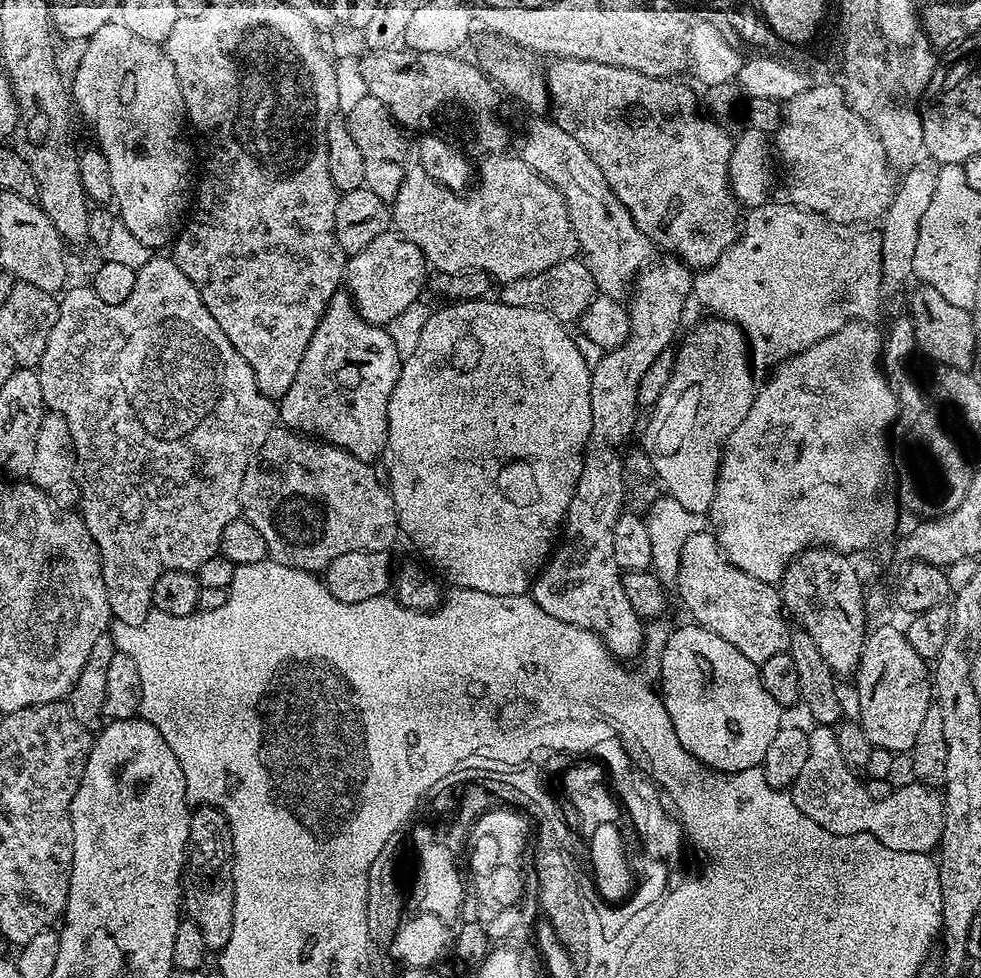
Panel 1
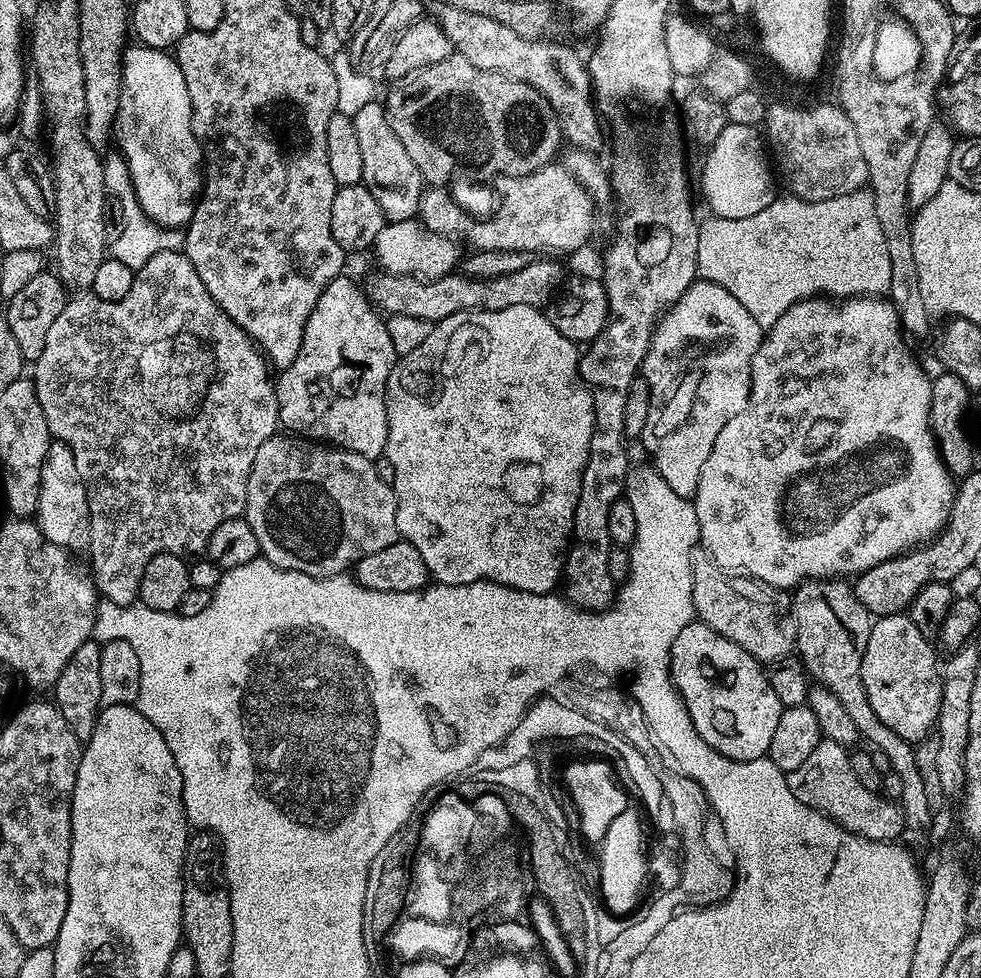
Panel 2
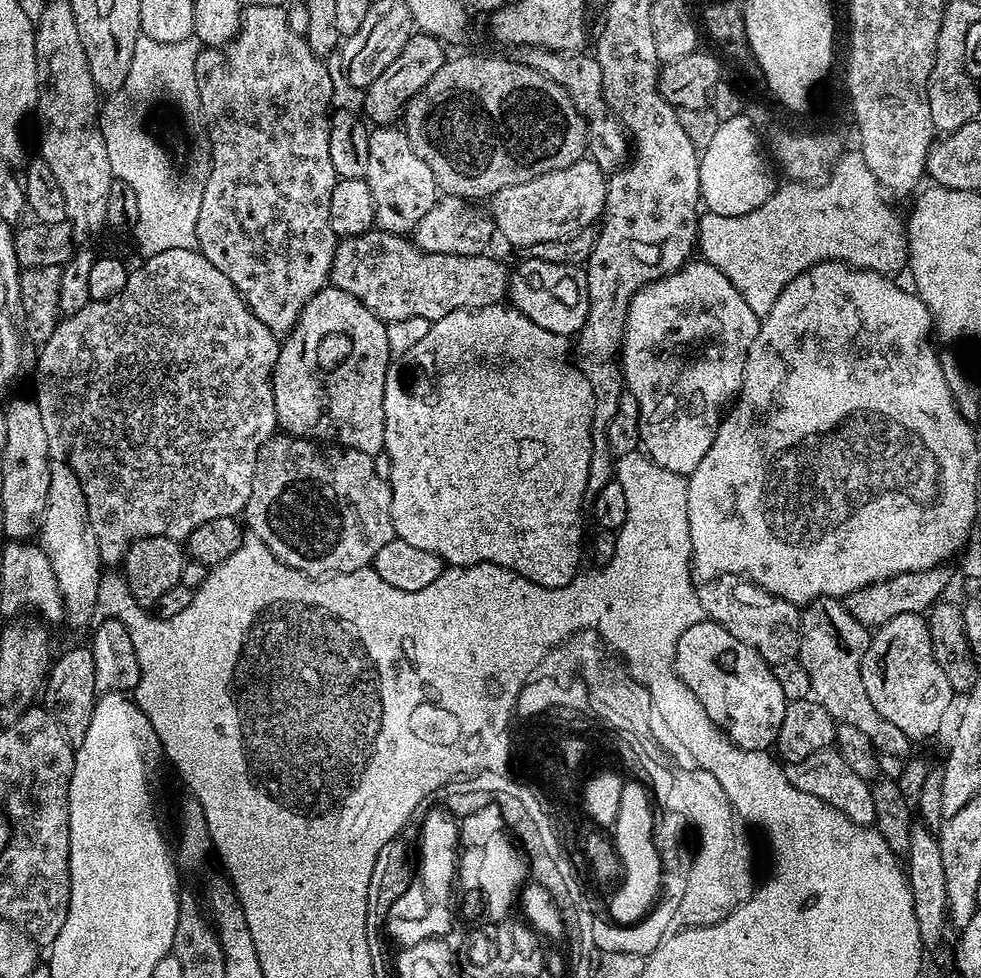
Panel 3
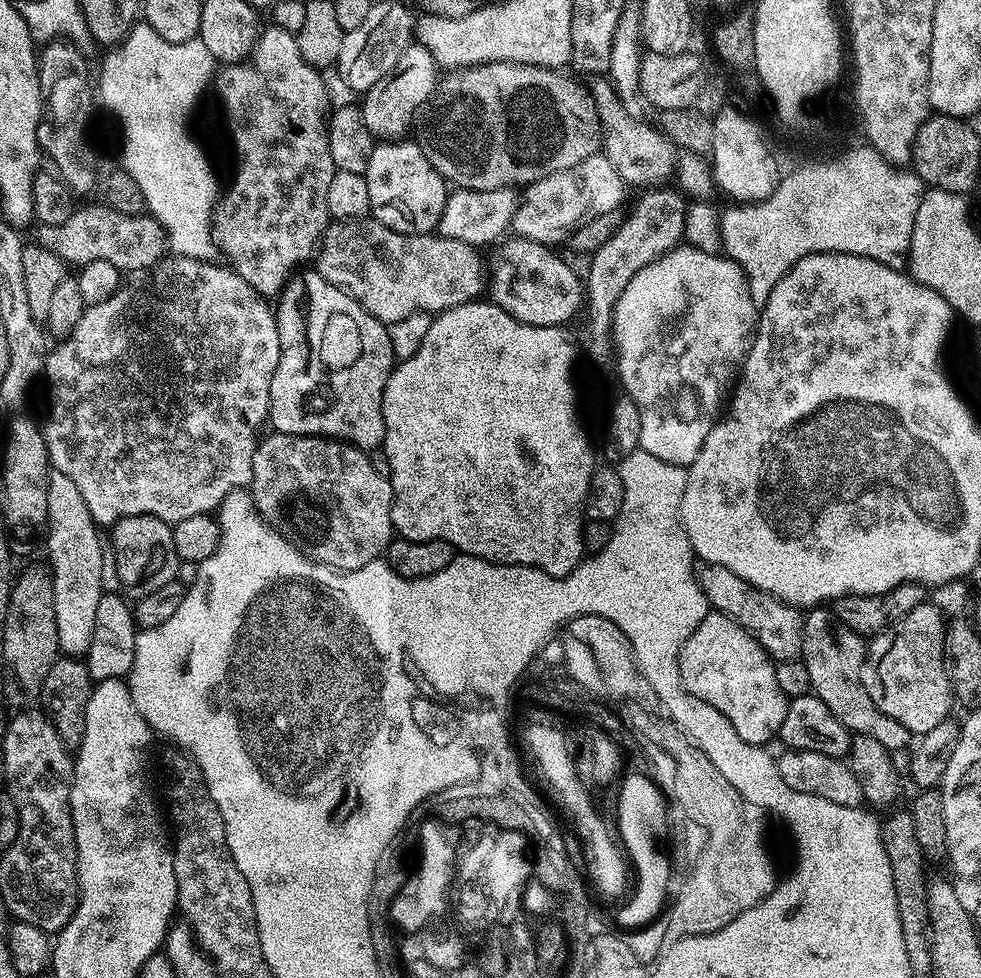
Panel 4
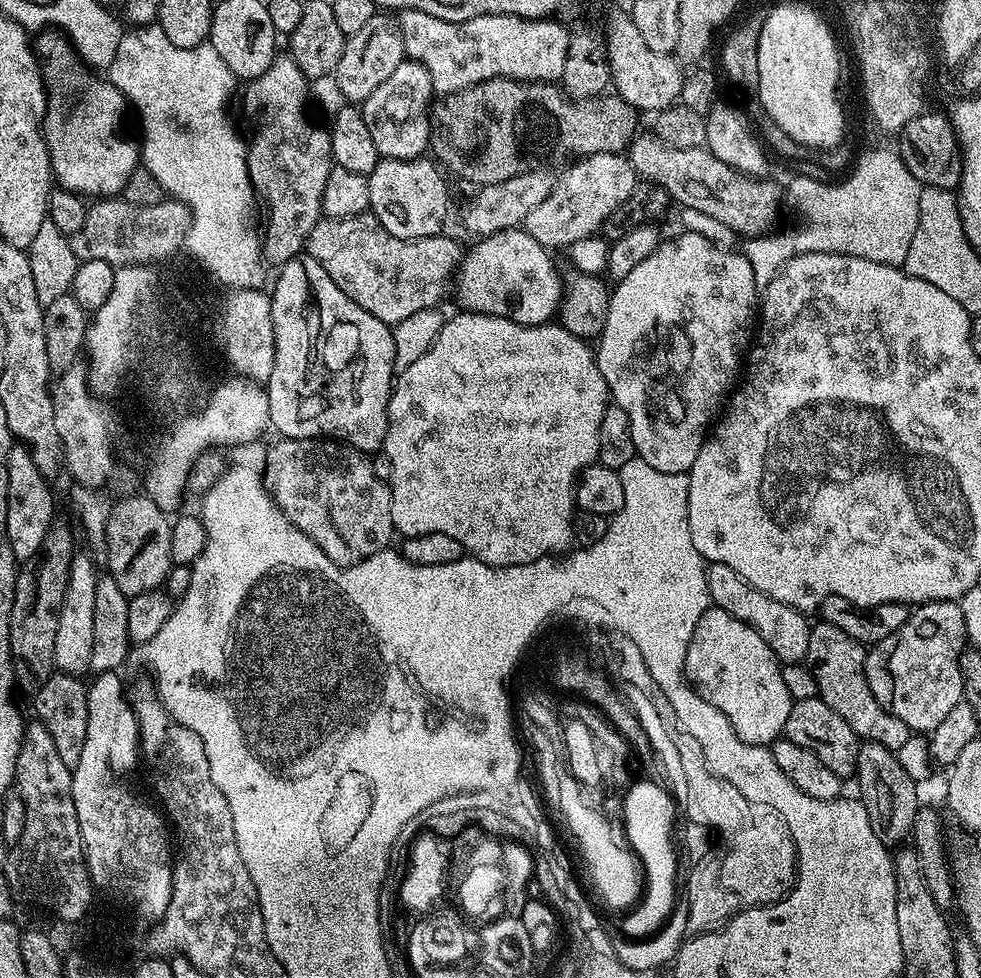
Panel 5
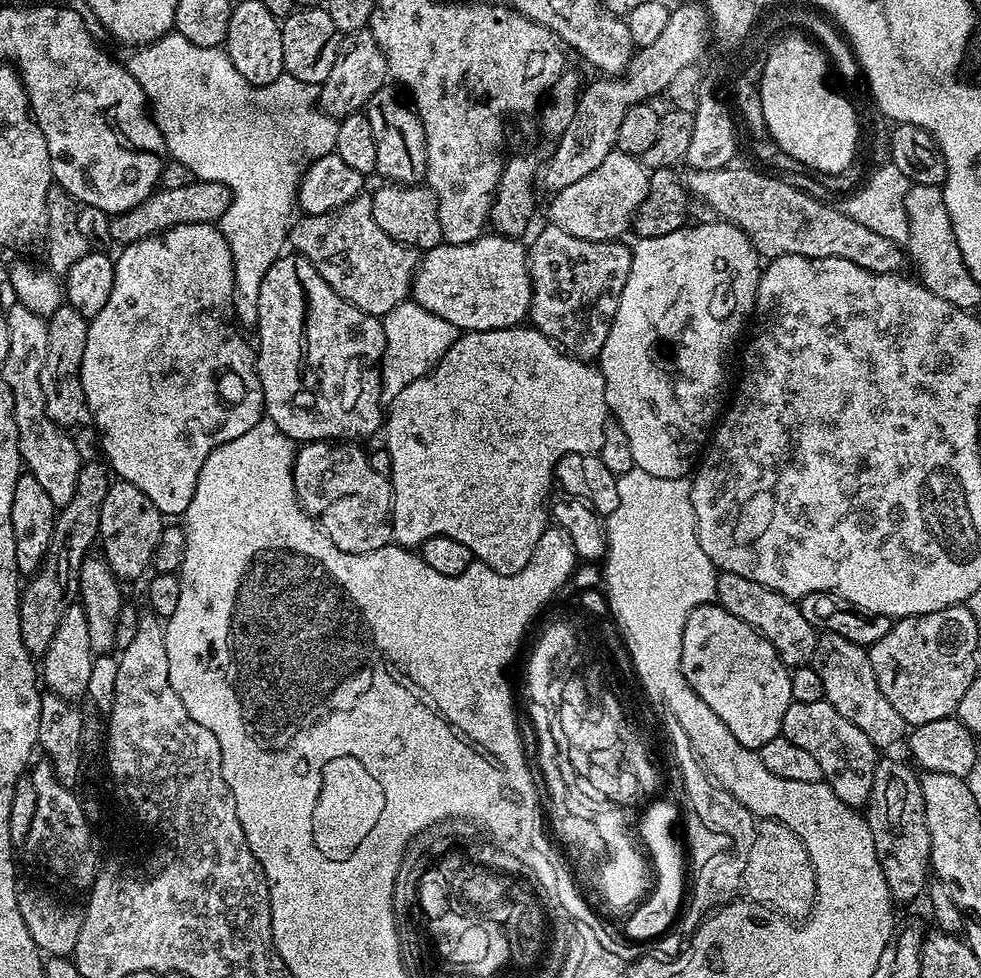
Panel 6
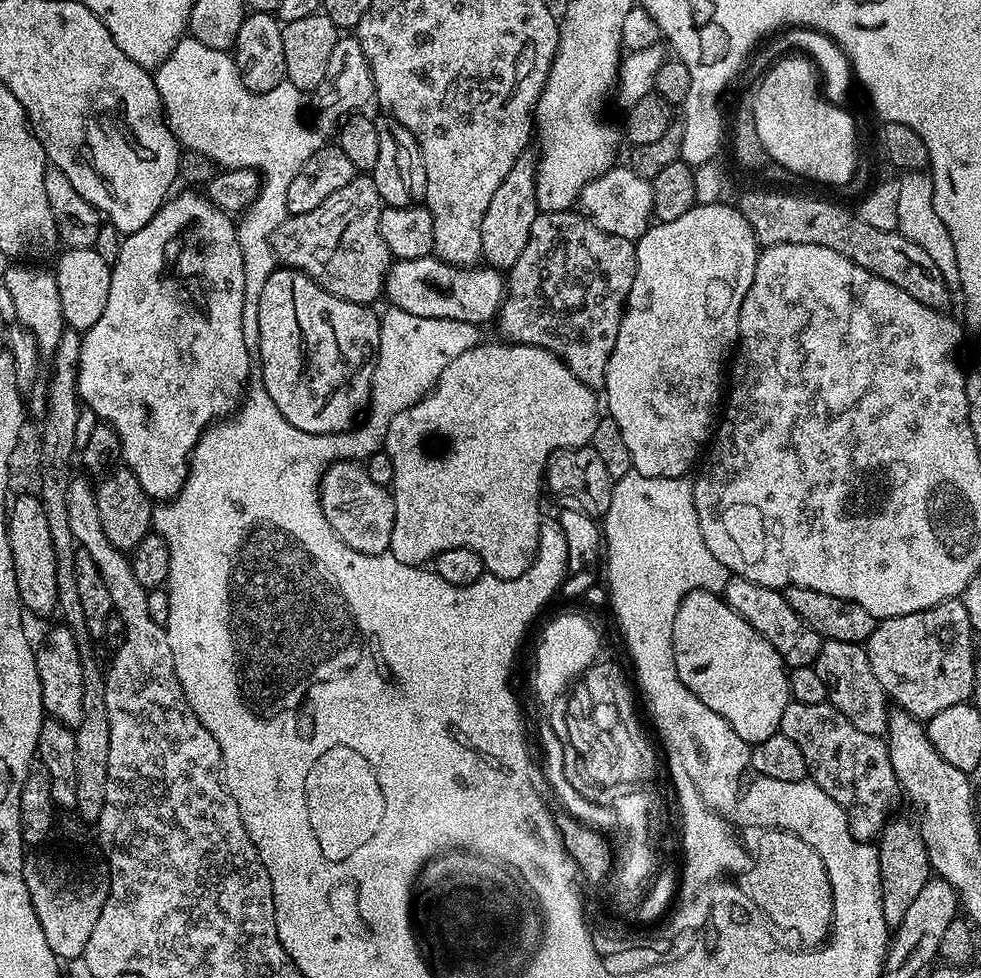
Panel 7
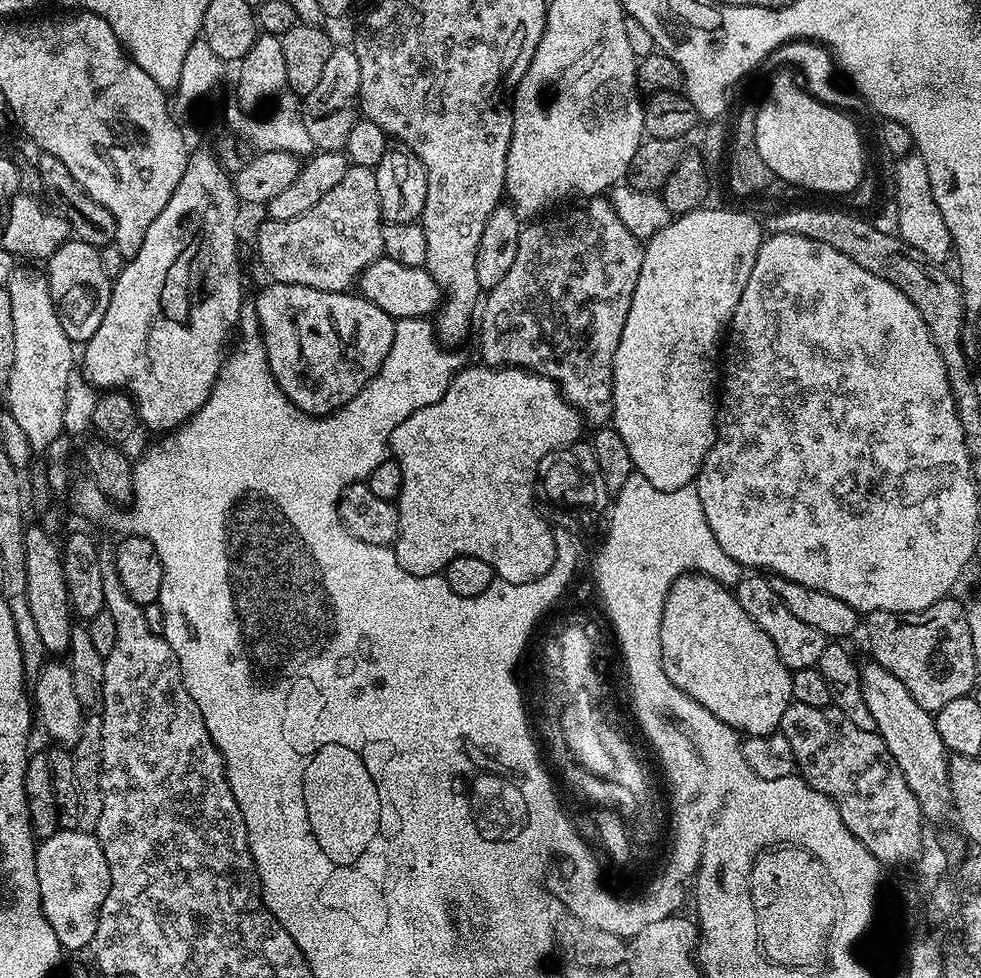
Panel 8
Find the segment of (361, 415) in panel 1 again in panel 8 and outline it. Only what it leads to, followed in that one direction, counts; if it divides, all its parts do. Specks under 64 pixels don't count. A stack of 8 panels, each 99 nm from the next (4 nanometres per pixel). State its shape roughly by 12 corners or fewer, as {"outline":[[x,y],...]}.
{"outline":[[351,291],[257,294],[270,370],[328,416],[380,369],[396,321]]}

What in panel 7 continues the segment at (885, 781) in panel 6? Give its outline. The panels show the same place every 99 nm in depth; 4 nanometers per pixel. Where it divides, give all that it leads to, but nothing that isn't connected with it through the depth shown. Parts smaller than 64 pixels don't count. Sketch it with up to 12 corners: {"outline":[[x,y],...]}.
{"outline":[[889,819],[878,837],[889,929],[933,879],[919,827]]}

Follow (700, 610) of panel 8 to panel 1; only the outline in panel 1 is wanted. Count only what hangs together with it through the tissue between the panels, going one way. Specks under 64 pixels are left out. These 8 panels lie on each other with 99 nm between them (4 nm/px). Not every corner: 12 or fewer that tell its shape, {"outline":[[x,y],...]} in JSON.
{"outline":[[695,622],[658,688],[678,740],[716,772],[763,765],[782,709],[759,667]]}

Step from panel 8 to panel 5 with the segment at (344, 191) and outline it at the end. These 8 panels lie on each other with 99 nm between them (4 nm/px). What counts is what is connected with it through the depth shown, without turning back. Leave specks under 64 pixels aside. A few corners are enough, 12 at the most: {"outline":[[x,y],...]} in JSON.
{"outline":[[366,211],[321,218],[313,256],[394,326],[436,308],[460,267],[448,234],[394,238]]}

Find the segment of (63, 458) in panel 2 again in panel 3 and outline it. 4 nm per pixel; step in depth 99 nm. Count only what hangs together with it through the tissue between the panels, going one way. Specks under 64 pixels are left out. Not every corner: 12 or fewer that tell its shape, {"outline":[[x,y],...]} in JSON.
{"outline":[[52,460],[38,543],[66,624],[98,612],[100,547],[82,482]]}

